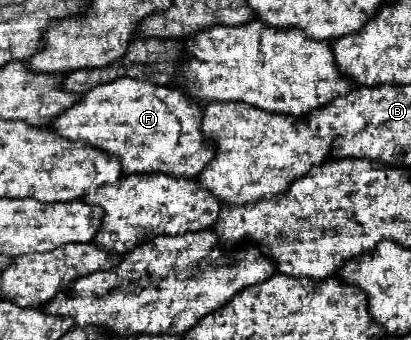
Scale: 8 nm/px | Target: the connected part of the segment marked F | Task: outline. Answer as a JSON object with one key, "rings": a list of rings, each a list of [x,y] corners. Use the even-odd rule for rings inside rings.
{"rings":[[[117,78],[115,82],[95,86],[93,90],[83,94],[83,98],[73,108],[69,108],[65,114],[53,120],[51,128],[67,140],[87,140],[99,150],[119,156],[125,174],[161,172],[175,178],[179,176],[195,178],[215,158],[215,142],[203,134],[201,120],[203,120],[201,104],[195,102],[191,96],[187,96],[183,90],[133,78]]]}

